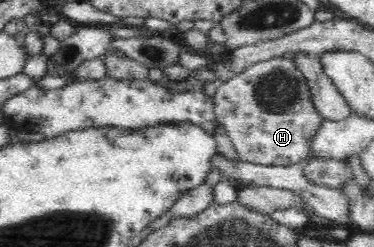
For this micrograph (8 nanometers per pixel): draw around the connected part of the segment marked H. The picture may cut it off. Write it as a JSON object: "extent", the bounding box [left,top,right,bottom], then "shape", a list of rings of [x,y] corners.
{"extent":[213,57,321,166],"shape":[[[277,57],[250,64],[243,72],[230,76],[217,84],[213,97],[214,114],[219,125],[234,146],[239,162],[260,166],[291,166],[307,158],[306,142],[317,132],[321,117],[311,103],[311,95],[306,90],[304,78],[296,70],[292,60]]]}

